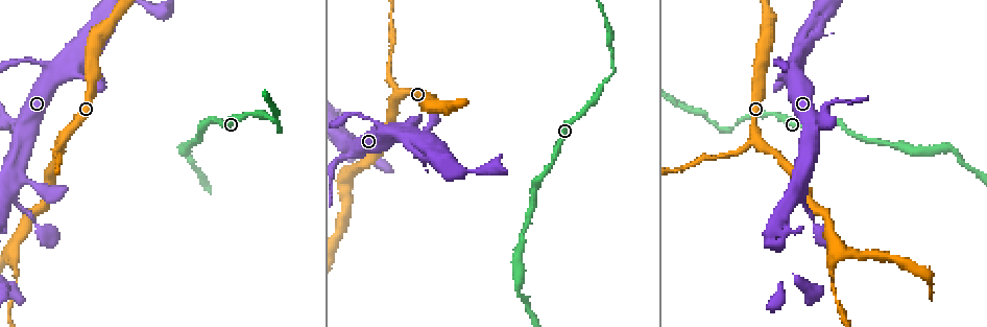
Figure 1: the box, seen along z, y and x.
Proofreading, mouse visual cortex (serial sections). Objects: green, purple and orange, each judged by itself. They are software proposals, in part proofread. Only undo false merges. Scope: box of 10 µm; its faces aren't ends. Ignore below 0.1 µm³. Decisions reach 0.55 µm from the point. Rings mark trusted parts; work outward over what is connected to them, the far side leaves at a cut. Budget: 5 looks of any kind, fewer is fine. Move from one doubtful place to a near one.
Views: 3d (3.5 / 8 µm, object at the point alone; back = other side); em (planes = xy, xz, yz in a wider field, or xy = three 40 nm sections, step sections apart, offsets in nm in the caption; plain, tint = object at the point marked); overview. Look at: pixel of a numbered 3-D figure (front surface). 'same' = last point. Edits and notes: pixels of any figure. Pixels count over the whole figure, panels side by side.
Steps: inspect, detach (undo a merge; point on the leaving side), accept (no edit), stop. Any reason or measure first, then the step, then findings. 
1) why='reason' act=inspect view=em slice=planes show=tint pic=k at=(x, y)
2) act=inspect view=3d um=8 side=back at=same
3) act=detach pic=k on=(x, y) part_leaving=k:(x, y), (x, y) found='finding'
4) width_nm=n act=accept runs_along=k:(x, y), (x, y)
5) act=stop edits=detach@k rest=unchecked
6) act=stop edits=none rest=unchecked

why='abrupt turn' act=inspect view=3d um=3.5 pic=1 at=(729, 131)

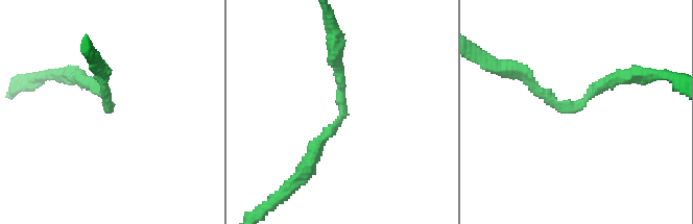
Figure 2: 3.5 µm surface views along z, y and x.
act=accept runs_along=2:(311, 157), (343, 115), (334, 56) found='one cell here'

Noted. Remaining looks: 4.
why='calibre changes' act=inspect view=3d um=3.5 pic=1 at=(14, 243)

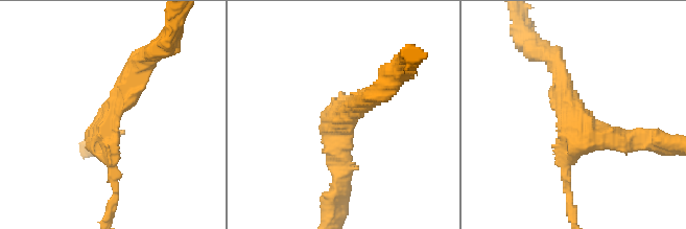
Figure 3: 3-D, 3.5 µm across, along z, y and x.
arms=3 arm_widths_nm=200,250,300 why='now the EM' act=inspect view=em slice=xy step=1 show=tint pic=3 at=(580, 114)

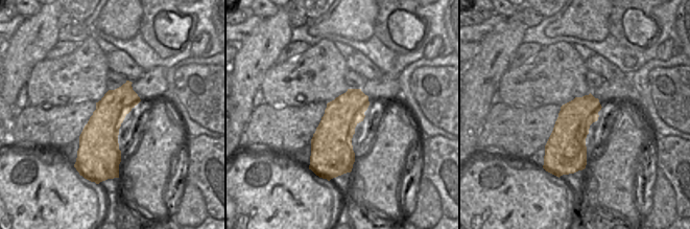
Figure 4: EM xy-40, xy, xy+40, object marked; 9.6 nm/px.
act=inspect view=em slice=xy step=2 show=tint at=same

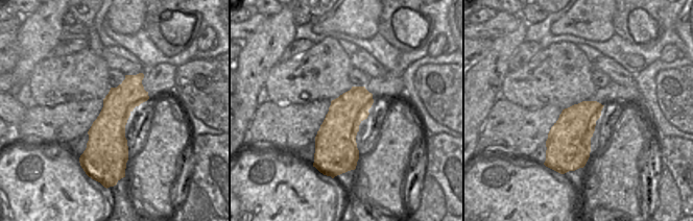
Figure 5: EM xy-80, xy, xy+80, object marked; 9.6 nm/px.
act=accept runs_along=3:(553, 62), (591, 135), (634, 138) found='all the same cell'

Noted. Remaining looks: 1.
act=stop edits=none rest=unchecked

